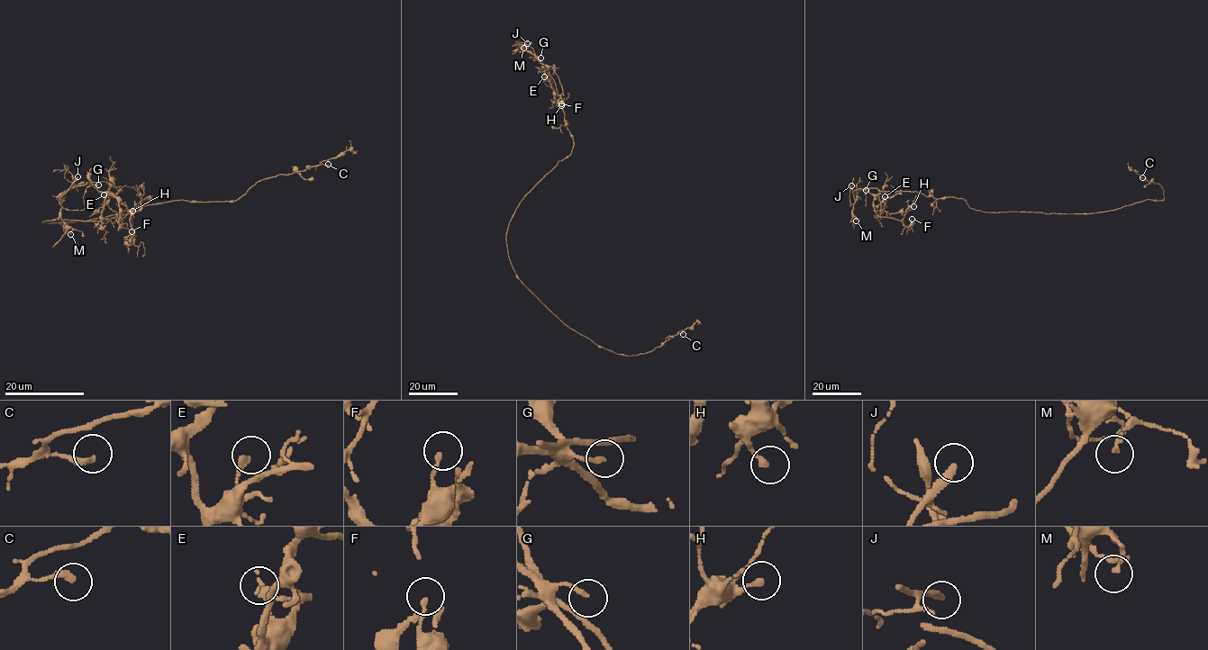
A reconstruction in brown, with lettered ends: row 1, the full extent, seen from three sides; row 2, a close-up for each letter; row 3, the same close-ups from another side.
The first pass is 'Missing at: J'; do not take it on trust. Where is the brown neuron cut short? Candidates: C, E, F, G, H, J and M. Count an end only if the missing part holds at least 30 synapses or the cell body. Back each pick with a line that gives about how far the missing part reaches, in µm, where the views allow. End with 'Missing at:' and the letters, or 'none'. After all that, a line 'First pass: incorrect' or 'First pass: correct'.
J: missing 20 µm
Missing at: J
First pass: correct

